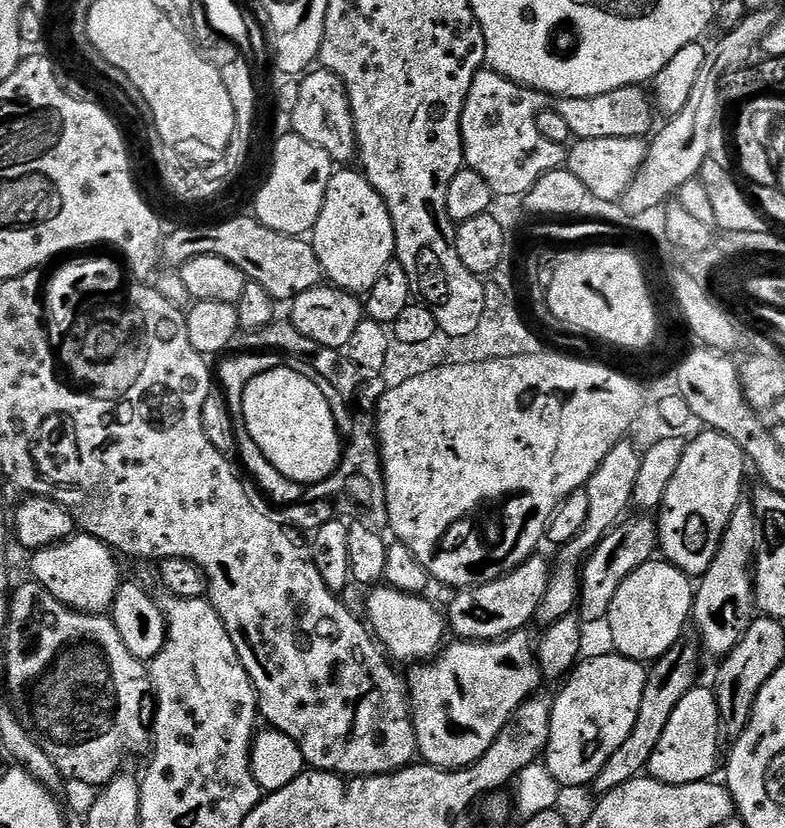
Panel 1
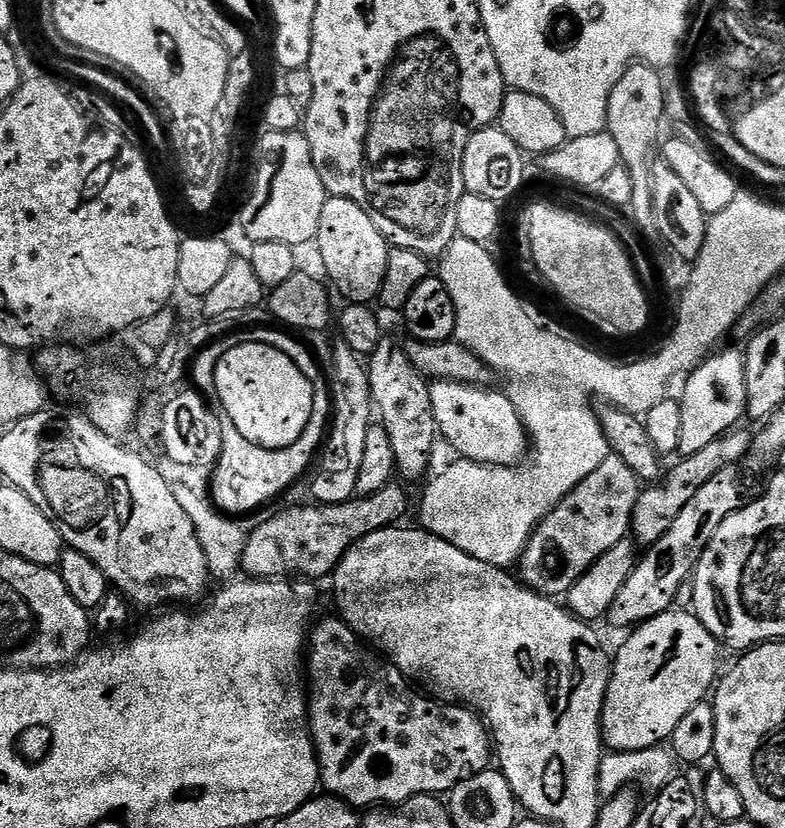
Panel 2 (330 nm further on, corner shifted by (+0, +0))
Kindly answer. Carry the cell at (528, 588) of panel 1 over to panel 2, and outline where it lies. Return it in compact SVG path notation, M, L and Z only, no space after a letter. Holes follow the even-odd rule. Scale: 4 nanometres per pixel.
M608 455L550 514L532 531L518 565L518 576L529 588L543 596L563 597L618 542L629 535L635 503L642 491L642 481L621 456Z

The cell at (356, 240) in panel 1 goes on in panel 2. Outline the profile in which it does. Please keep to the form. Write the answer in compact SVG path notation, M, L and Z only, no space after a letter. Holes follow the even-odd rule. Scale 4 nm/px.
M329 196L322 206L322 222L318 222L314 248L320 251L320 260L332 279L331 287L336 287L345 296L345 301L368 304L379 297L382 282L386 278L390 245L378 226L374 226L370 214L366 214L366 210L358 206L358 202Z

